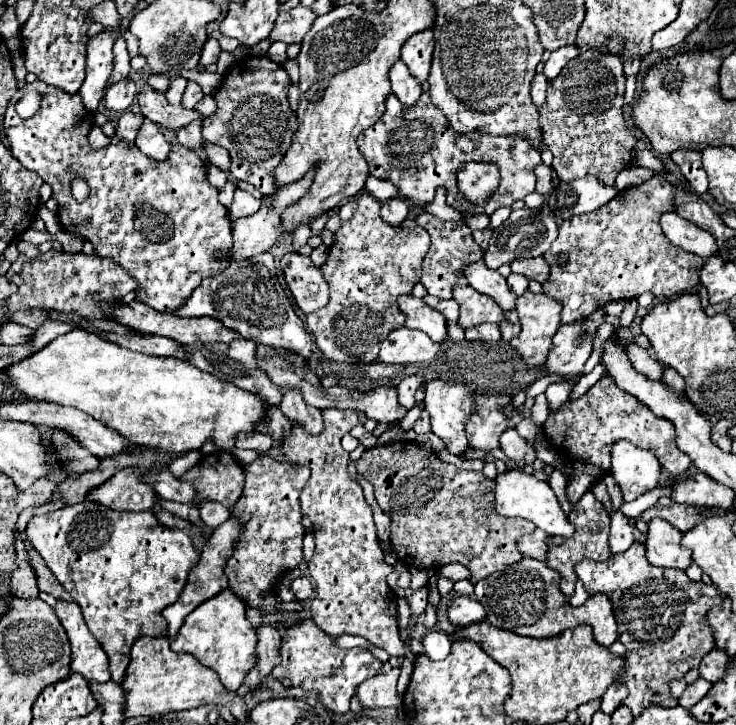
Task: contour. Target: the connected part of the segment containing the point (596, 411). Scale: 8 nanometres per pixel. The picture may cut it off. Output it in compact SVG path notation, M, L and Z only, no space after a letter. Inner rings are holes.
M604 375L582 397L566 401L556 413L550 411L542 429L546 433L550 449L560 453L566 459L566 465L572 469L566 485L568 503L576 503L604 475L610 473L612 443L622 439L634 443L636 447L652 451L658 457L660 465L672 475L682 475L692 463L688 455L684 455L676 445L672 421L652 415L652 411L648 411L648 407L644 407L640 401L636 401L636 397L618 389L610 375Z

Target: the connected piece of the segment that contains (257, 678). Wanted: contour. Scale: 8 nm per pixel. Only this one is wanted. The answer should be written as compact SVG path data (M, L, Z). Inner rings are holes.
M262 623L260 627L254 627L256 631L256 667L246 675L244 683L252 689L256 689L262 679L274 669L274 665L280 663L278 651L280 651L280 635L270 623Z

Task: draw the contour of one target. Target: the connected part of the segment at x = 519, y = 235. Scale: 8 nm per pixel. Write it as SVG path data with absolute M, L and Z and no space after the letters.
M518 209L512 211L510 217L502 223L502 247L498 247L494 241L490 243L488 251L484 253L484 263L488 269L498 269L502 263L510 263L514 259L524 259L524 257L540 257L548 251L552 241L558 235L558 227L552 217L544 215L538 209Z

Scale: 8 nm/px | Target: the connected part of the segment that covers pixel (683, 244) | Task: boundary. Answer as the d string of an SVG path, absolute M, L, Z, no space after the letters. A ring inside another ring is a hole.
M674 211L664 213L664 217L660 219L660 227L662 227L664 235L676 247L680 247L688 253L696 253L696 255L706 259L706 257L714 255L718 249L716 239L708 231L702 231L694 223L688 223L684 217L676 215Z

